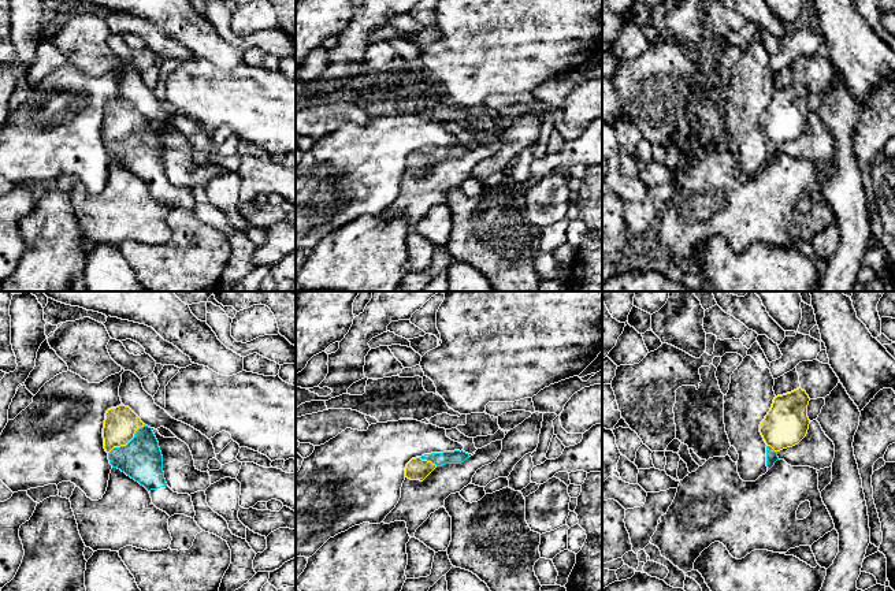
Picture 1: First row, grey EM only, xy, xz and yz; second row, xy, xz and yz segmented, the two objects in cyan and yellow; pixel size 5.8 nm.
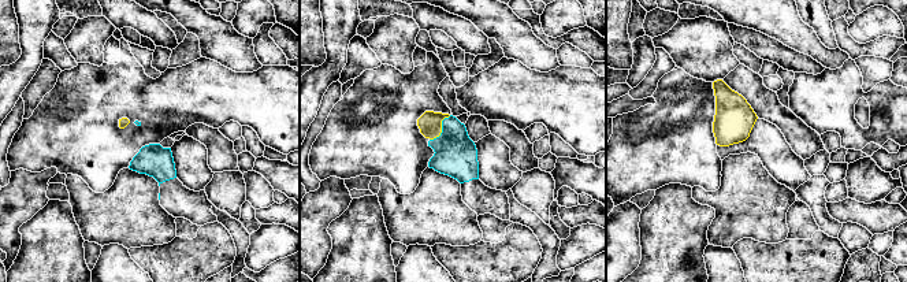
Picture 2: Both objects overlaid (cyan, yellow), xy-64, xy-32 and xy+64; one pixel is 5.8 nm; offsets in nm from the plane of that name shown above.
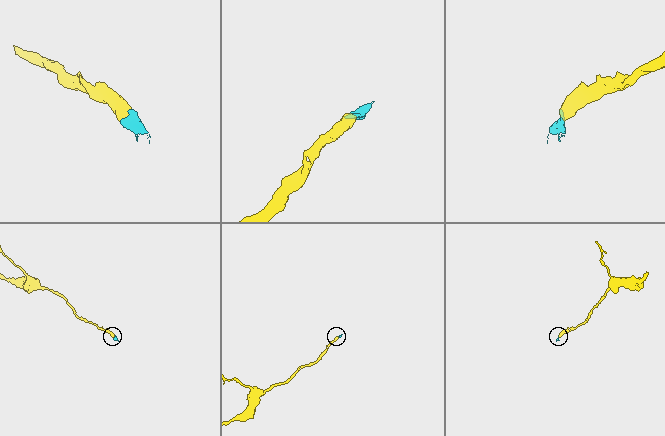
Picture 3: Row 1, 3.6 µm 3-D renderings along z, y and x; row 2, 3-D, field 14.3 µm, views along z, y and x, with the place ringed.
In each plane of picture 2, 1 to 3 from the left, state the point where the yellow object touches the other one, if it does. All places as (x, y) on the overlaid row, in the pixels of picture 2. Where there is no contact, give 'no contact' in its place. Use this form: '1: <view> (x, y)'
1: no contact
2: xy-32 (442, 129)
3: no contact

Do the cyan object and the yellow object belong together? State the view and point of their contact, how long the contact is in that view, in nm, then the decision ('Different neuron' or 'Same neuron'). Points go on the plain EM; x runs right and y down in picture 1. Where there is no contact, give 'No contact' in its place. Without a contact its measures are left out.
Touches cyan at xy (129, 136). Shared border 280 nm. Same neuron

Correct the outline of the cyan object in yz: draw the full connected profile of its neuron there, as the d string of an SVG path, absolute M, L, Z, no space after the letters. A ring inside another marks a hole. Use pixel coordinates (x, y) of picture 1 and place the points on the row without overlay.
M801 81L775 90L770 104L760 118L760 126L768 138L768 164L779 153L780 144L798 138L806 130L810 118L809 94L809 89Z

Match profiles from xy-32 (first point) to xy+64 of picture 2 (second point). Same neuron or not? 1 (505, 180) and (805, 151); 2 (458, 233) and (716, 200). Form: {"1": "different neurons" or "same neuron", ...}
{"1": "different neurons", "2": "same neuron"}

